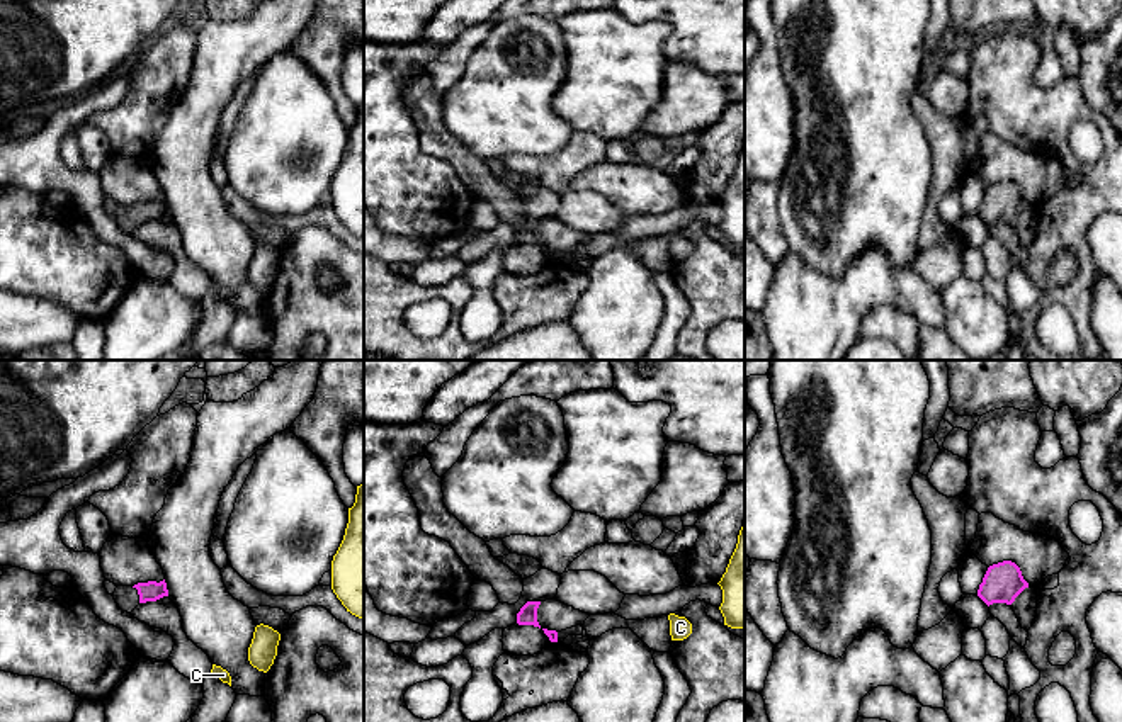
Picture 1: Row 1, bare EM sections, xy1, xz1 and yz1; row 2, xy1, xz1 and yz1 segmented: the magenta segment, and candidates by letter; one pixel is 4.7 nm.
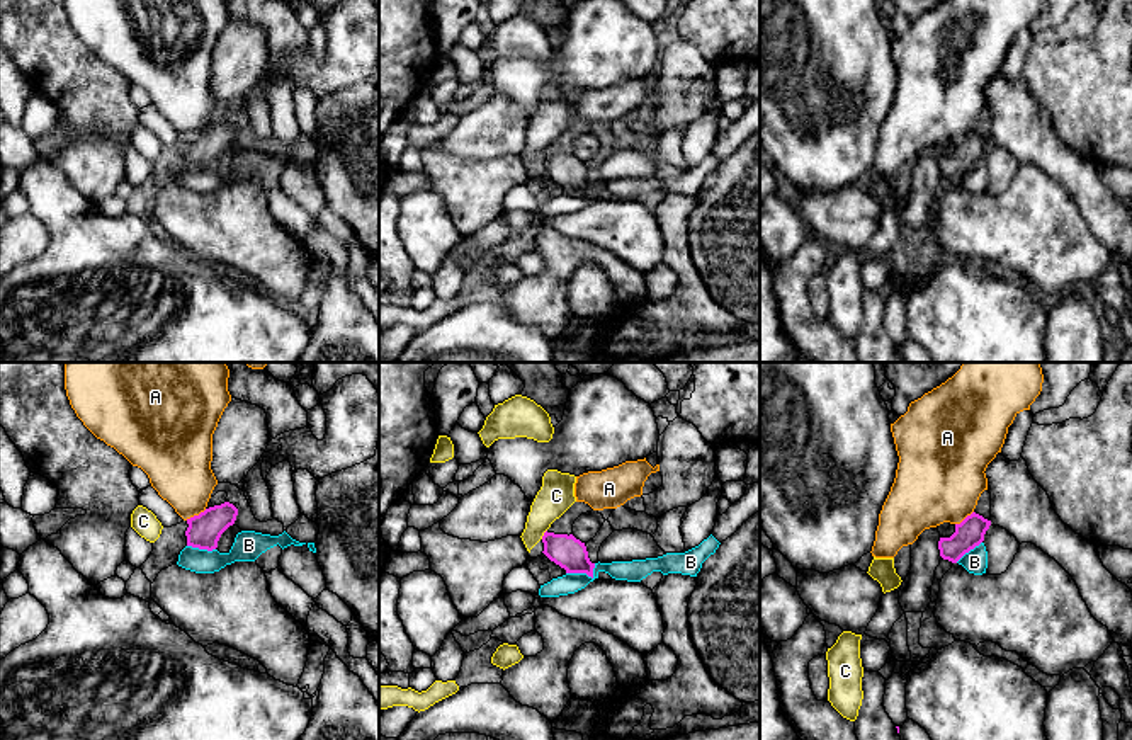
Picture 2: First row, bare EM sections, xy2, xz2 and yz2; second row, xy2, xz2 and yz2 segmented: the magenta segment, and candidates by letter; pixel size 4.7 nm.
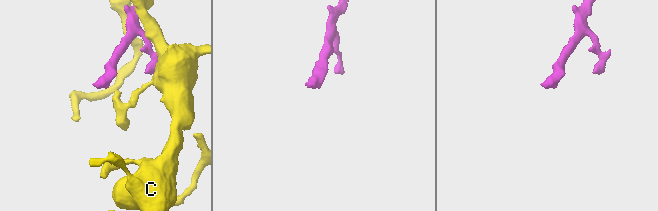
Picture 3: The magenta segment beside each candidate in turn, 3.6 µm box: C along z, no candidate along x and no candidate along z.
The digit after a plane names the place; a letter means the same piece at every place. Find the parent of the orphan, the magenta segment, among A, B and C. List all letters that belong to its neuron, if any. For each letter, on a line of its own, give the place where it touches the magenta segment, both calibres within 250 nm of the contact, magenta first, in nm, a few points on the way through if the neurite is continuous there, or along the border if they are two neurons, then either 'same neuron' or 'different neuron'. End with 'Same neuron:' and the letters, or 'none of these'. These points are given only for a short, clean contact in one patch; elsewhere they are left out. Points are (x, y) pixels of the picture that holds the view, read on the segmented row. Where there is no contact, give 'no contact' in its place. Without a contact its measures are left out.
A: meets magenta in xy2 at (196, 516); 160 nm thick on the magenta side, 300 nm on the other; border along xy2 (206, 509), (186, 519); different neuron
B: meets magenta in xz2 at (583, 572); 160 nm thick on the magenta side, 100 nm on the other; border along xz2 (595, 563), (590, 575), (566, 574); different neuron
C: meets magenta in xz2 at (544, 535); 160 nm thick on the magenta side, 170 nm on the other; border along xz2 (546, 529), (541, 538); different neuron
Same neuron: none of these

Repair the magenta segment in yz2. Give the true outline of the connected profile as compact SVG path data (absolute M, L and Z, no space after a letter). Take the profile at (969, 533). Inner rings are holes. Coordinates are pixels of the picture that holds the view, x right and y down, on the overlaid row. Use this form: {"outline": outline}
{"outline": "M972 512L960 524L955 524L955 532L950 538L940 538L938 549L943 560L957 563L965 553L984 541L991 521Z"}

